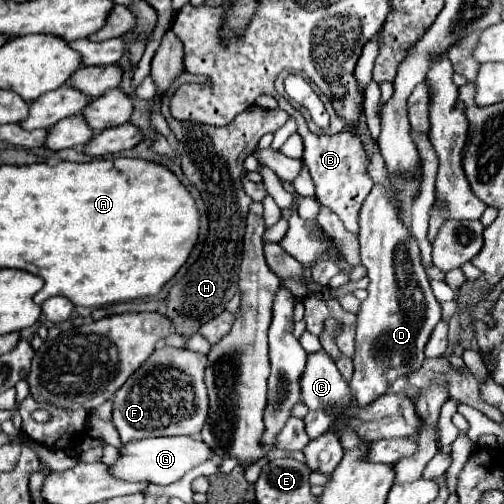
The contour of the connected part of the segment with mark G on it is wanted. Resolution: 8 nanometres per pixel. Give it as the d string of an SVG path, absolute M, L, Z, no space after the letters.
M169 436L169 438L145 438L131 440L123 444L119 450L119 458L109 472L125 482L153 482L153 484L173 484L179 480L189 468L209 460L213 452L207 448L203 440L195 440L191 436Z

